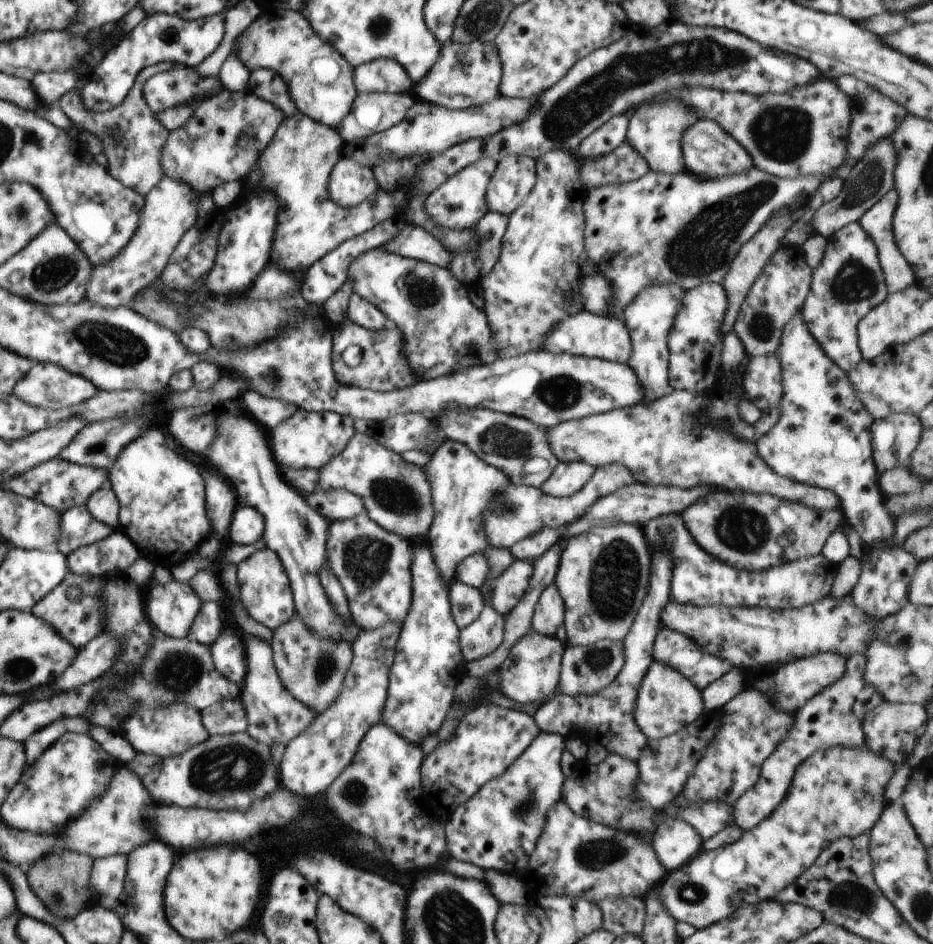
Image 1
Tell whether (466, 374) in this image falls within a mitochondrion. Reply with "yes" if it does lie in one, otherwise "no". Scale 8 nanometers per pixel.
no

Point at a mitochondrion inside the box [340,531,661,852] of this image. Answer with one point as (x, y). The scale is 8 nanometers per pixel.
(613, 581)

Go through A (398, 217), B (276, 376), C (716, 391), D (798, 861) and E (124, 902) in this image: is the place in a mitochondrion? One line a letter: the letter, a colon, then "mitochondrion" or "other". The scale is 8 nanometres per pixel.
A: other
B: mitochondrion
C: other
D: other
E: other

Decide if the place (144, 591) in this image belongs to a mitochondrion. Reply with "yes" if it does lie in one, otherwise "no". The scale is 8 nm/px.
no

